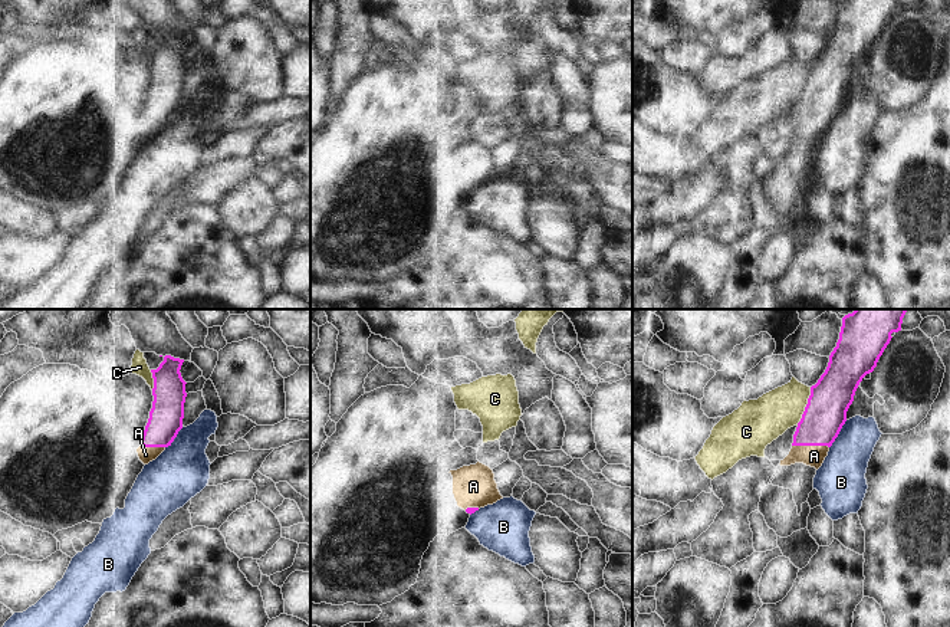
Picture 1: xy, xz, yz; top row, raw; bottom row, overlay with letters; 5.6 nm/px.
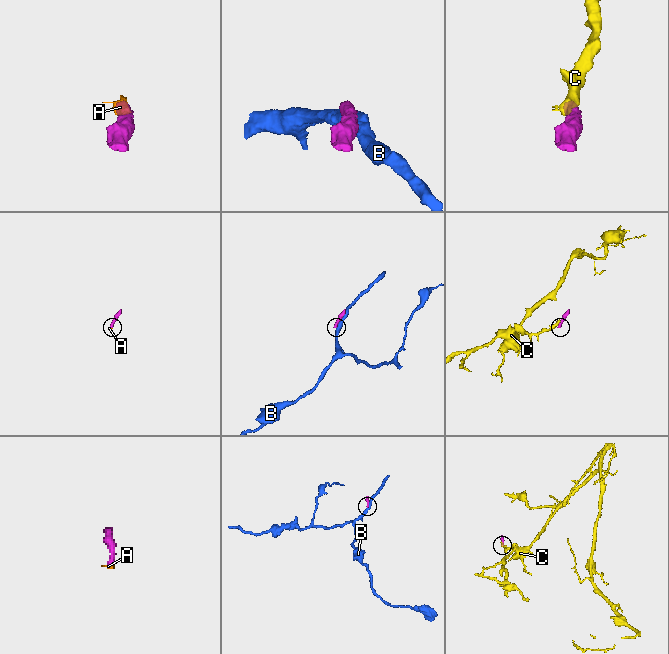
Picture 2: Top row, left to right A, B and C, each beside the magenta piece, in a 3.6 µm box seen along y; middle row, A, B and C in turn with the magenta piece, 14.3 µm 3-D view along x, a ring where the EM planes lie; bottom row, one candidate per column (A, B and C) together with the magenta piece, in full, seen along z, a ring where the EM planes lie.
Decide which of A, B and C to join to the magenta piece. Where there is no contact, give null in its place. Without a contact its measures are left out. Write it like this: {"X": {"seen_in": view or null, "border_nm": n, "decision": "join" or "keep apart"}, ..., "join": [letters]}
{"A": {"seen_in": "yz", "border_nm": 200, "decision": "join"}, "B": {"seen_in": "yz", "border_nm": 190, "decision": "keep apart"}, "C": {"seen_in": "yz", "border_nm": 240, "decision": "keep apart"}, "join": ["A"]}

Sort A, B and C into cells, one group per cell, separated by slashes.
A / B / C

